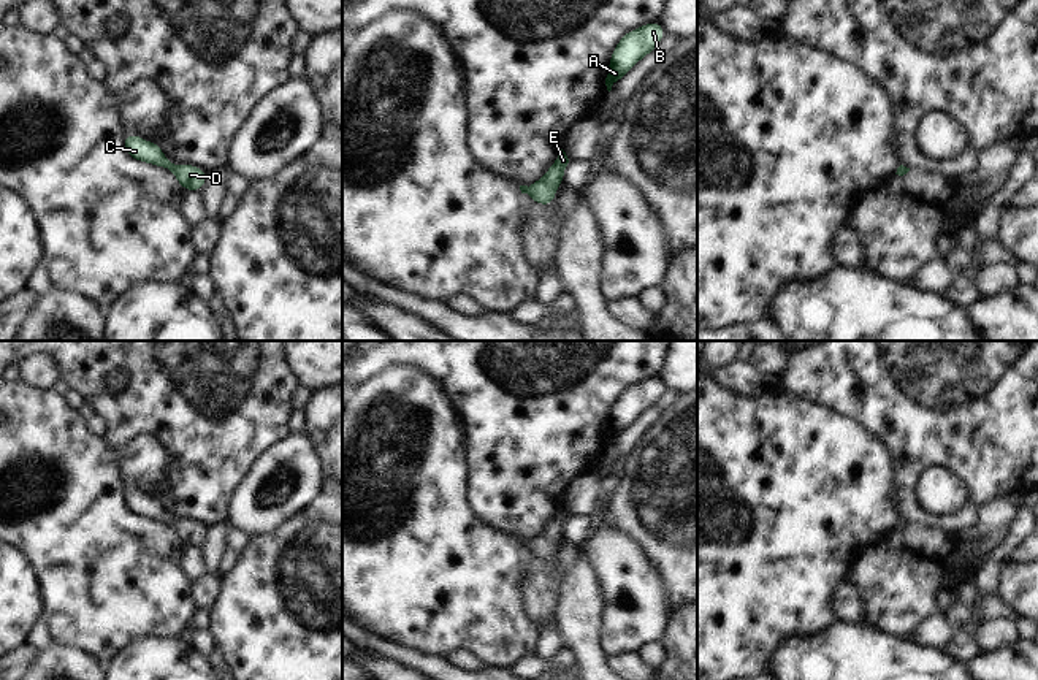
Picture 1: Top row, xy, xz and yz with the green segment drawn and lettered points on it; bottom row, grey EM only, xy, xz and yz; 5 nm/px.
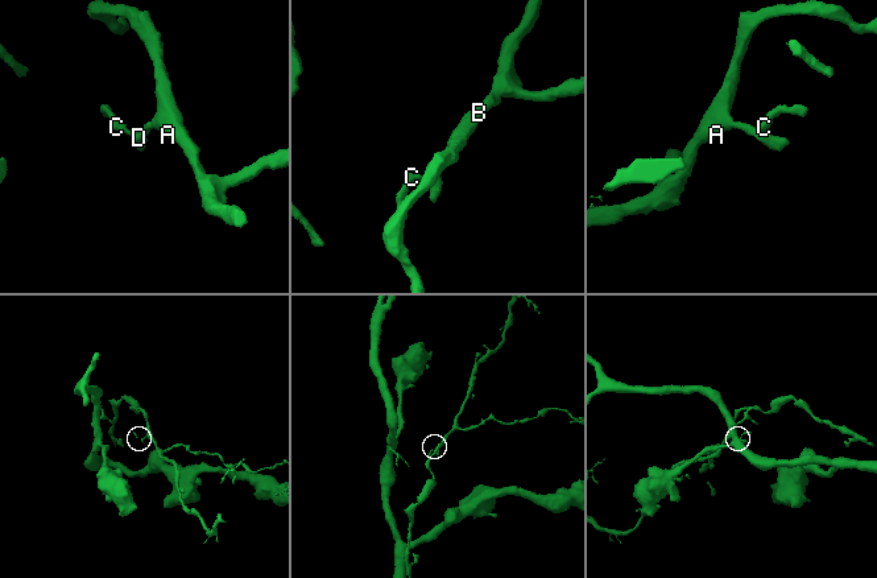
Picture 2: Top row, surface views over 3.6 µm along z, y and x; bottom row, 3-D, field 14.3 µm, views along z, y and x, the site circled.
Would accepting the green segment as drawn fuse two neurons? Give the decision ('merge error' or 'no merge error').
no merge error

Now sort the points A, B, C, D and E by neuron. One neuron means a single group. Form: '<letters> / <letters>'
A B C D E

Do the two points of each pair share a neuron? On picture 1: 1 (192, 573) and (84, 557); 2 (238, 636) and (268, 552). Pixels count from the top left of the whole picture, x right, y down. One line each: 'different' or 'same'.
1: different
2: same

